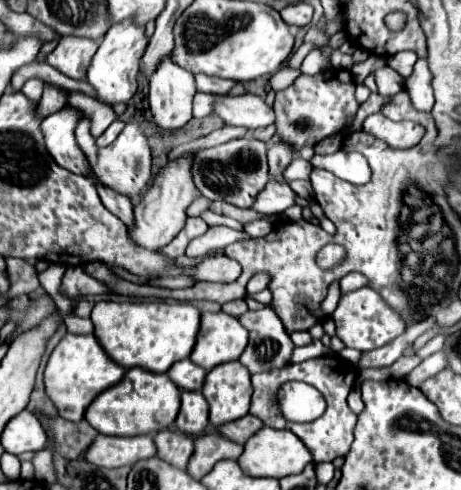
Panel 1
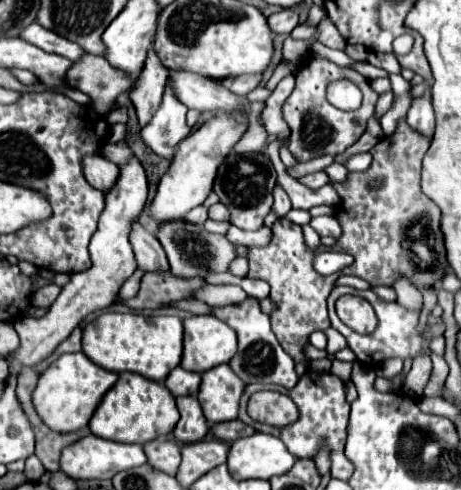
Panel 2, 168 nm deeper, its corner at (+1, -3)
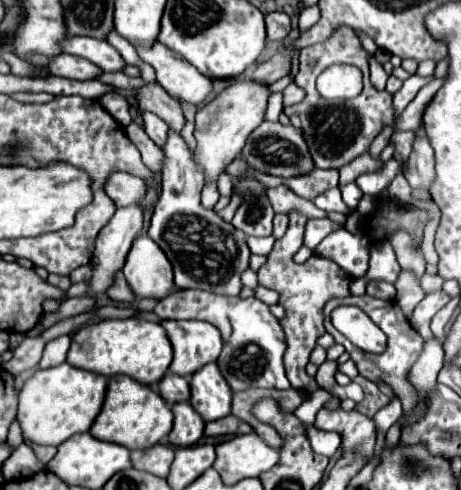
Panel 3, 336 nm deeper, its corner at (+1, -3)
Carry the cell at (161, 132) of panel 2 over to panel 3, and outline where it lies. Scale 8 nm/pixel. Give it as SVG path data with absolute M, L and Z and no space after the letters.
M169 129L161 151L165 155L161 169L163 193L155 203L149 237L163 249L163 253L171 261L175 285L179 289L205 289L219 295L239 295L243 287L239 277L243 269L249 267L251 255L243 231L237 233L237 229L231 223L219 219L215 211L201 207L199 195L205 181L193 163L191 149L177 131Z

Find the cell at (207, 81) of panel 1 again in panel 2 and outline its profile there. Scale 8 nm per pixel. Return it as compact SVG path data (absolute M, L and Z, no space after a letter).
M243 75L243 77L235 77L235 79L223 79L223 85L233 91L239 97L245 97L247 93L251 93L253 89L257 89L263 81L263 75Z

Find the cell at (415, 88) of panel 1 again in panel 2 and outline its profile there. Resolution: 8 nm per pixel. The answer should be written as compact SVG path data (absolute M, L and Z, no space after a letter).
M425 91L421 97L415 97L407 113L407 123L419 131L423 137L433 137L435 133L435 115L431 107L431 95Z

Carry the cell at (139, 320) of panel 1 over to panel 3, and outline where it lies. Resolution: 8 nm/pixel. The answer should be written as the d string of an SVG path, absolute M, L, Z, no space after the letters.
M139 317L129 319L105 319L93 325L86 325L73 335L71 351L67 363L95 371L99 375L131 375L139 383L157 385L163 375L169 371L173 361L173 347L167 337L167 331L161 323L145 321Z

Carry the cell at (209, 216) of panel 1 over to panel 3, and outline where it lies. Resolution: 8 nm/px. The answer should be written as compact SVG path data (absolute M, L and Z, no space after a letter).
M269 235L269 237L247 237L247 245L251 249L251 253L257 253L257 255L267 255L271 251L275 243L275 237Z

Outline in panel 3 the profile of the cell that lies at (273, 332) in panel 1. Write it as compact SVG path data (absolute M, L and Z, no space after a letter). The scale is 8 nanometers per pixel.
M187 289L161 299L153 311L161 319L201 319L219 327L223 335L223 351L221 357L217 359L217 365L233 391L243 391L249 387L265 387L265 389L291 387L283 365L285 335L279 321L271 315L269 307L263 301L255 297L241 299L241 297L217 295L211 291Z

